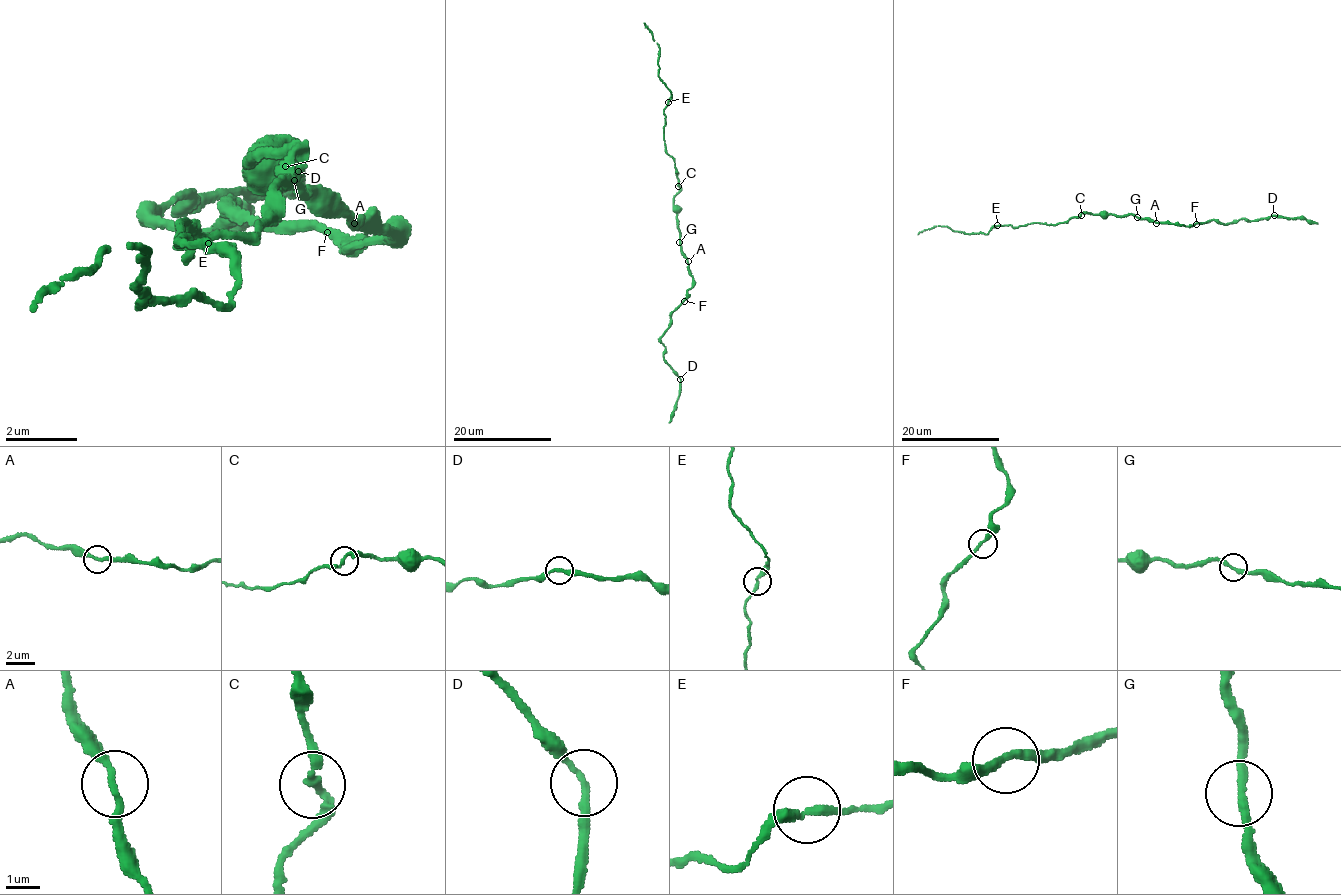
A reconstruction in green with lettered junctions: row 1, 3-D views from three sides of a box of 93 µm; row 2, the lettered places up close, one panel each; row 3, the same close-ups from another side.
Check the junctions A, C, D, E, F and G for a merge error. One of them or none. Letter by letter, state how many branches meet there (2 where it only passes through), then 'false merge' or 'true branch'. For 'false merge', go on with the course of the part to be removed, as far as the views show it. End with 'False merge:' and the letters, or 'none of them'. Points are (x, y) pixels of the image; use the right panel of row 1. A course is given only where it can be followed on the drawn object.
A: 2 | true branch
C: 2 | true branch
D: 2 | true branch
E: 2 | true branch
F: 2 | true branch
G: 2 | true branch
False merge: none of them

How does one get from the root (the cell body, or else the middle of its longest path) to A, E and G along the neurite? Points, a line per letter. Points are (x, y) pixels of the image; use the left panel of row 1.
A: (282, 169), (291, 160), (291, 178), (300, 187), (318, 187), (354, 223)
E: (282, 169), (246, 160), (291, 151), (255, 232), (183, 223), (192, 250), (183, 241), (210, 241)
G: (282, 169), (291, 160), (291, 178)

